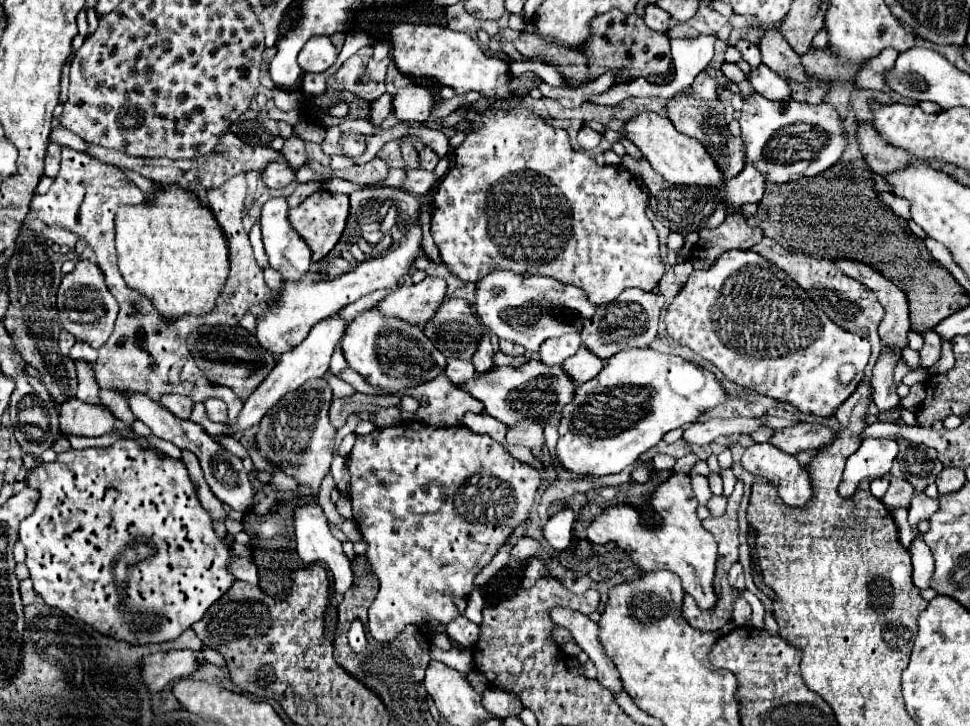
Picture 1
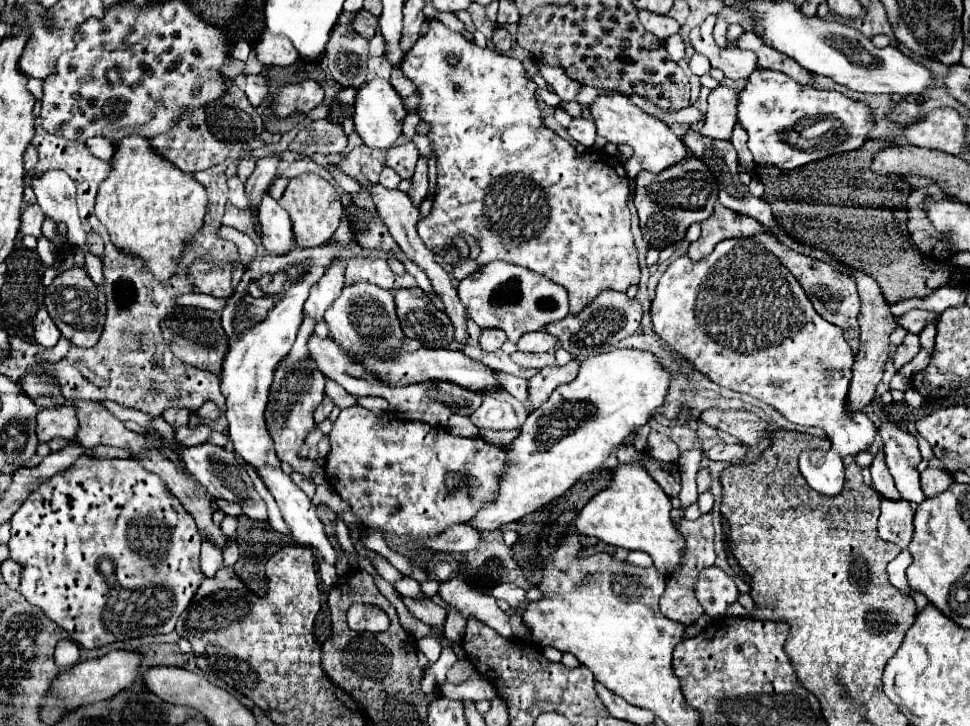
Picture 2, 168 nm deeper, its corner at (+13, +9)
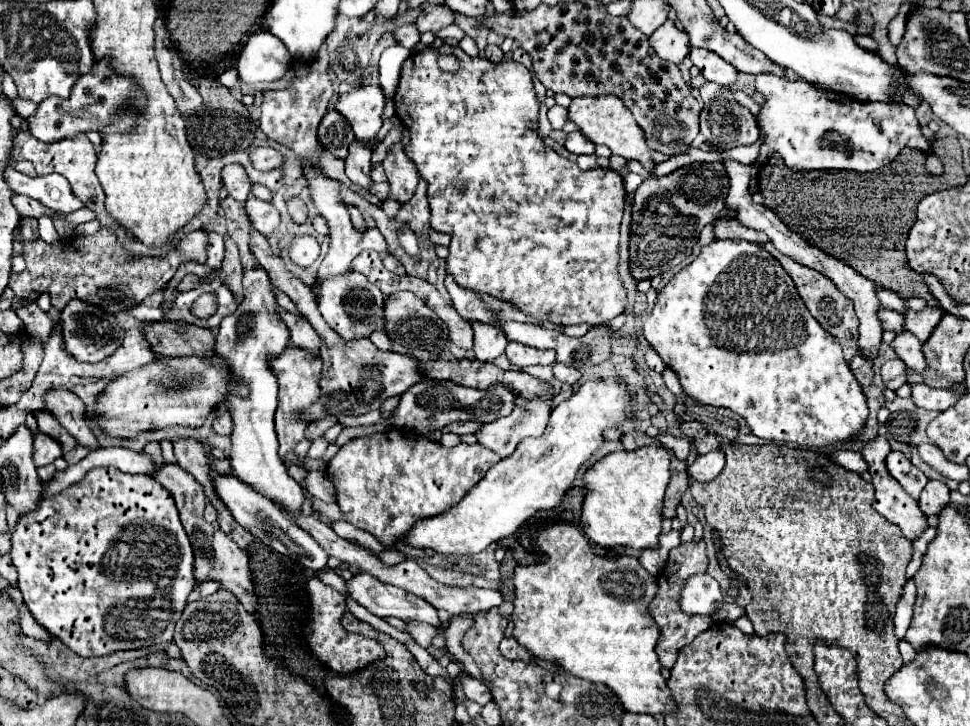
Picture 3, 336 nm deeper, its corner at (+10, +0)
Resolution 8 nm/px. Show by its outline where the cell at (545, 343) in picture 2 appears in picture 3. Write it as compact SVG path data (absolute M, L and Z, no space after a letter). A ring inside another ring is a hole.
M515 342L507 344L505 356L513 366L519 366L519 368L527 368L531 364L539 364L539 366L555 364L553 350L533 350L529 346L521 346L521 344L515 344Z

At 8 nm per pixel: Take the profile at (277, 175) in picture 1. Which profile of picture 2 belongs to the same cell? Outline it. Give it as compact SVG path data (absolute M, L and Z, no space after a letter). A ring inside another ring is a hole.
M242 159L240 165L238 165L238 177L240 177L242 181L248 181L248 177L250 177L252 171L254 171L254 167L256 167L256 159Z

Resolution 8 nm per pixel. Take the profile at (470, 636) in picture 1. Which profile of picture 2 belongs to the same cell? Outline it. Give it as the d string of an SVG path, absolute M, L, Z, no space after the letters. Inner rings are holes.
M404 597L404 603L408 605L410 613L416 615L426 625L432 625L432 627L438 625L438 627L442 627L446 623L446 609L434 605L432 601L420 601L418 603L418 601L412 601L412 599L406 599Z

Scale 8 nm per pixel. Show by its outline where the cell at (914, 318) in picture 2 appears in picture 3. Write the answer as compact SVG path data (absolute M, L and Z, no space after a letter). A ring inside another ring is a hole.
M879 304L879 320L883 330L891 330L891 332L901 332L903 330L903 316L897 310L885 308L883 304Z

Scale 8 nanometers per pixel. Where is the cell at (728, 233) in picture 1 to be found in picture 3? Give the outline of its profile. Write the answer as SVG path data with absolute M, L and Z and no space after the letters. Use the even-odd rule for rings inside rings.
M737 218L735 220L717 220L715 222L715 236L717 238L741 238L755 244L765 244L769 238L765 232L745 228Z

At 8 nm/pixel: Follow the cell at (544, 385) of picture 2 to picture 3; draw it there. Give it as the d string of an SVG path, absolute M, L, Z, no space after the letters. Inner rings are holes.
M519 398L513 412L505 418L499 418L497 422L481 426L475 436L477 442L485 448L493 450L495 454L501 454L501 458L507 458L515 452L517 444L527 436L541 436L547 420L551 400L525 400Z

